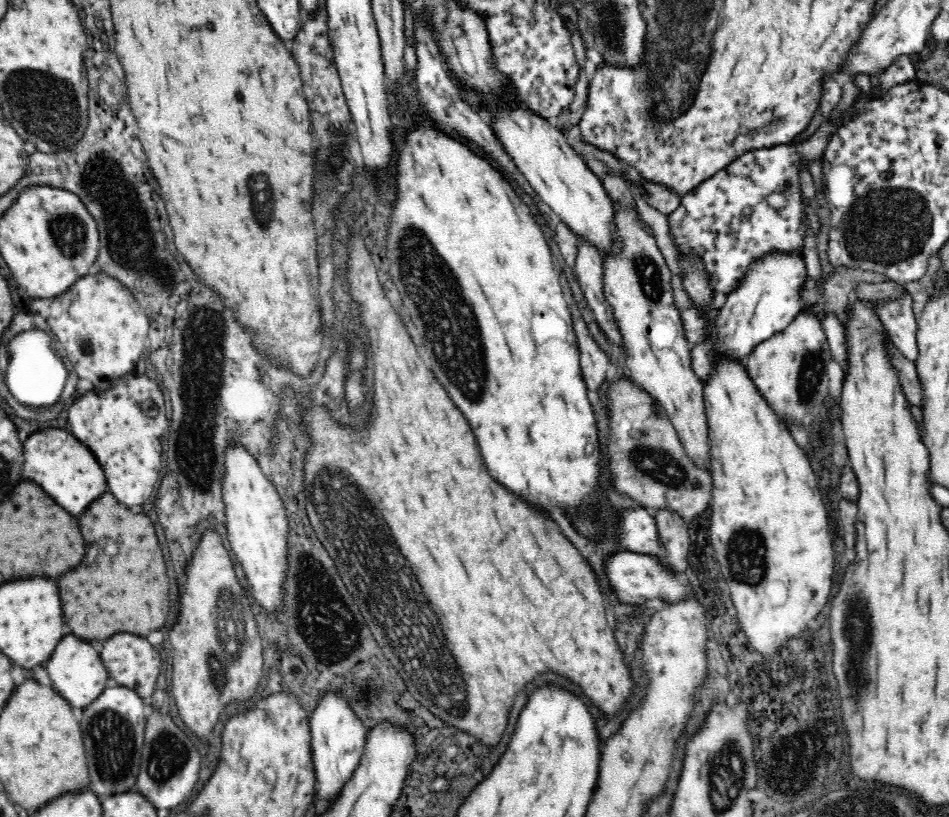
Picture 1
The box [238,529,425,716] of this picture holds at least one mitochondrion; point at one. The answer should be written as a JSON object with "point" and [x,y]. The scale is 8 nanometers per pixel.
{"point":[328,618]}

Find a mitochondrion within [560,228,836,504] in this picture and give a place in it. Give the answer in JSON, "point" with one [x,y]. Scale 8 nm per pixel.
{"point":[659,464]}

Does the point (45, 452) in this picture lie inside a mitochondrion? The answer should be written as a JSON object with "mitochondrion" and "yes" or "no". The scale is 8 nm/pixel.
{"mitochondrion":"no"}

